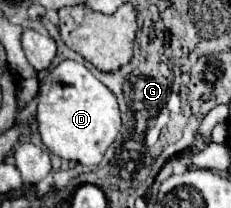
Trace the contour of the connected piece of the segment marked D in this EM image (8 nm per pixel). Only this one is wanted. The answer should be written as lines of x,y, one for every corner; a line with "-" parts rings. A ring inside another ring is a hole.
74,60
60,62
40,84
36,122
42,142
52,154
62,160
76,160
84,166
98,166
122,128
118,100
112,90
104,86
84,64

